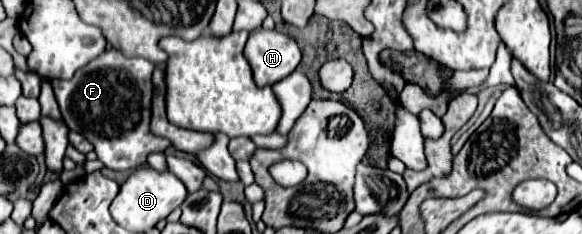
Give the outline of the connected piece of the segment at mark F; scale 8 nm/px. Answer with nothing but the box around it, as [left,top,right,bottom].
[54,47,170,171]

